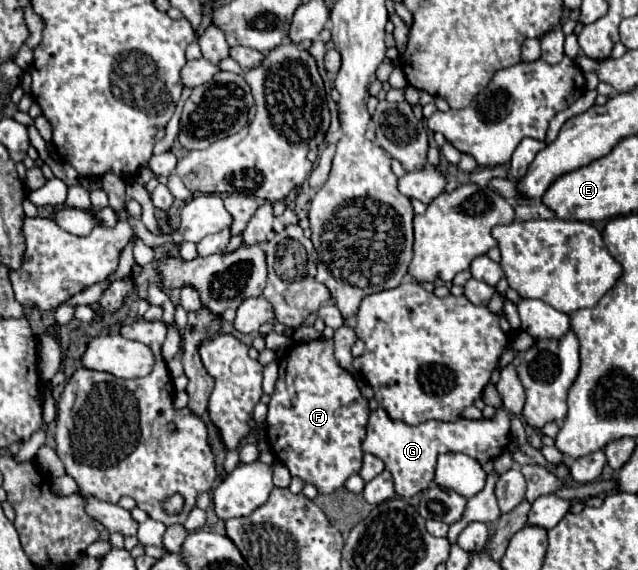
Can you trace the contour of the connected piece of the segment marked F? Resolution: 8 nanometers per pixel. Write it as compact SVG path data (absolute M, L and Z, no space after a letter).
M332 340L294 344L280 358L280 376L268 402L266 440L292 476L314 484L320 494L330 494L346 478L358 474L368 416L368 400L360 394L352 374L338 366Z

